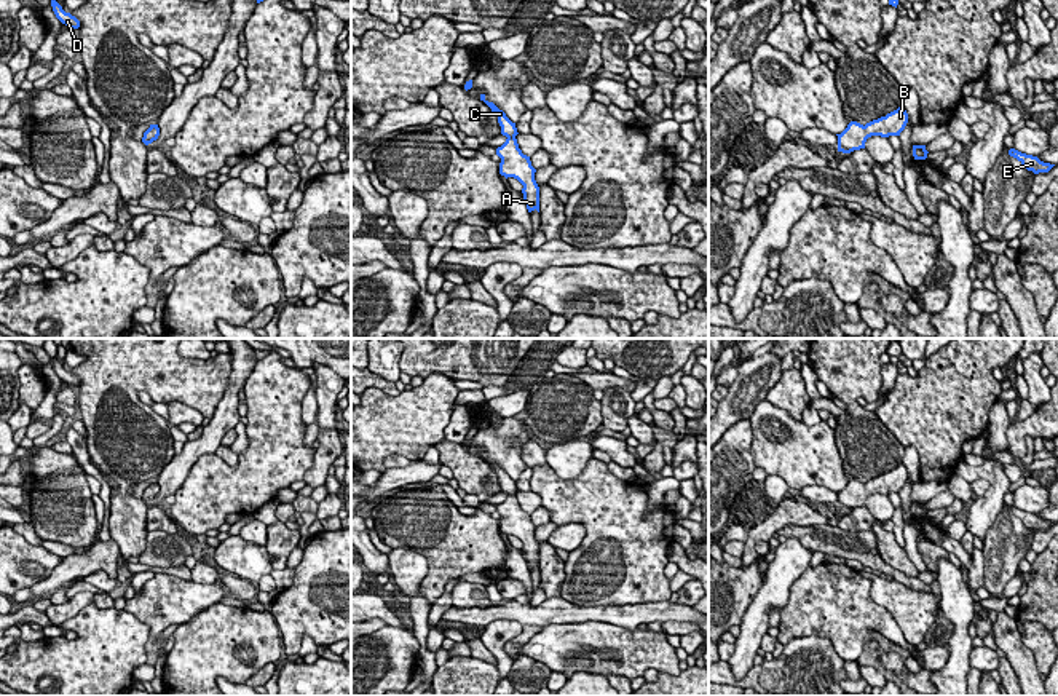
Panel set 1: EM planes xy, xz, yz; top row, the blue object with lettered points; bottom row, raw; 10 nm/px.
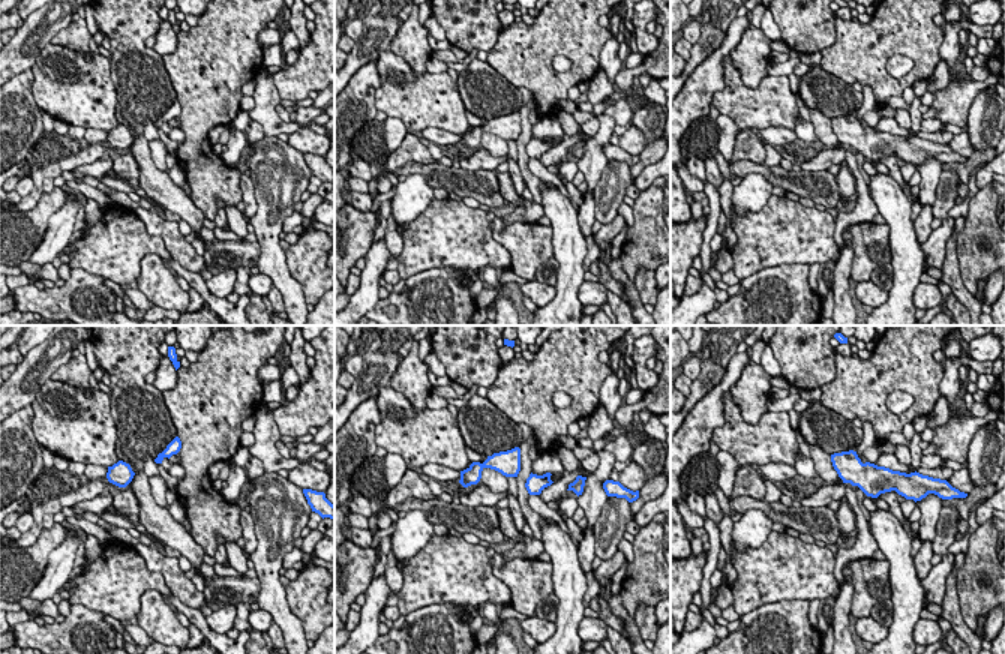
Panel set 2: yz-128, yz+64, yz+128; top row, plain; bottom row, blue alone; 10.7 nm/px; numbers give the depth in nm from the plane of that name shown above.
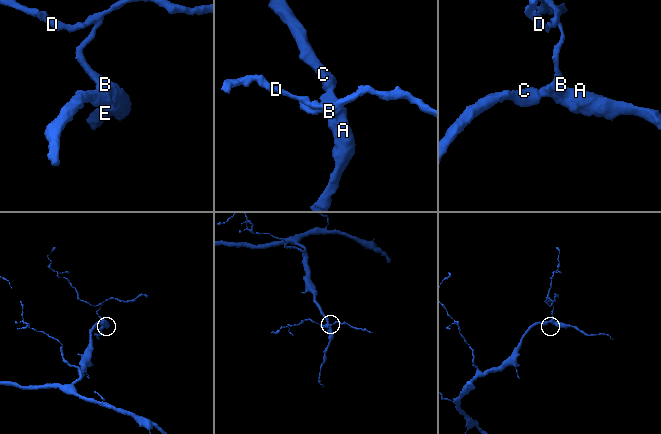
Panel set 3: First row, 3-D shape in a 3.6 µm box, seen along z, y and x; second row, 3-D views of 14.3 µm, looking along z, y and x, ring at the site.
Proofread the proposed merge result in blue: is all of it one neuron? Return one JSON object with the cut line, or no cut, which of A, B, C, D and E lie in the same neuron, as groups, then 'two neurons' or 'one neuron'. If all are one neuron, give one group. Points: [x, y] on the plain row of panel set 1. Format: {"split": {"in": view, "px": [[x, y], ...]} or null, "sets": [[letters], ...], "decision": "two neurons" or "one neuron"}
{"split": null, "sets": [["A", "B", "C", "D", "E"]], "decision": "one neuron"}

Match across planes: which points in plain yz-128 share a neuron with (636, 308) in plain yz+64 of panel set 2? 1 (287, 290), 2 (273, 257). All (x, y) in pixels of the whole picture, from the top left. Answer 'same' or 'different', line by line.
1: same
2: same

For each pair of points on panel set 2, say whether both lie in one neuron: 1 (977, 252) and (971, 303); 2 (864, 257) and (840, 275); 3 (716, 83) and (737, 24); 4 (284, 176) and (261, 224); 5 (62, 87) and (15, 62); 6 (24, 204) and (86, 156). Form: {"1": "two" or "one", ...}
{"1": "two", "2": "two", "3": "one", "4": "one", "5": "two", "6": "one"}

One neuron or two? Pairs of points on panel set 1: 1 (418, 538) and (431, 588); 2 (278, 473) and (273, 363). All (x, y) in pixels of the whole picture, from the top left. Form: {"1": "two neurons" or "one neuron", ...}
{"1": "one neuron", "2": "one neuron"}

